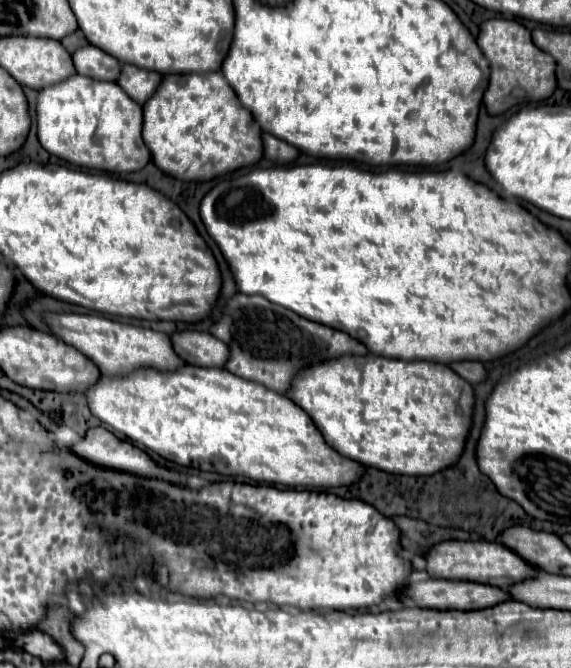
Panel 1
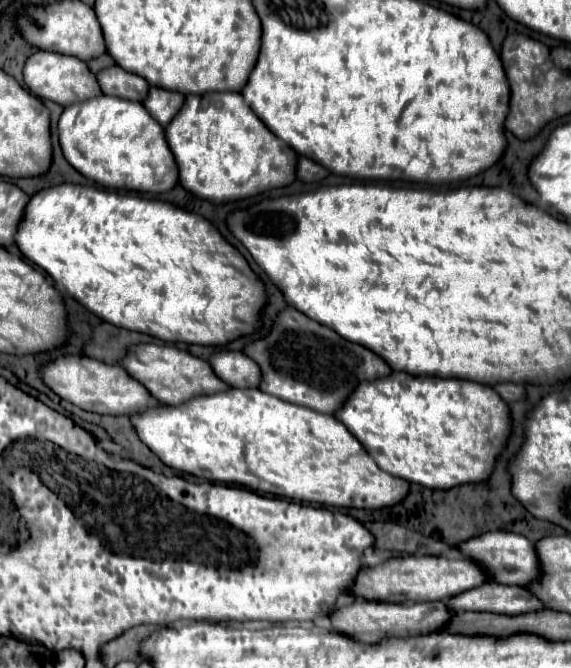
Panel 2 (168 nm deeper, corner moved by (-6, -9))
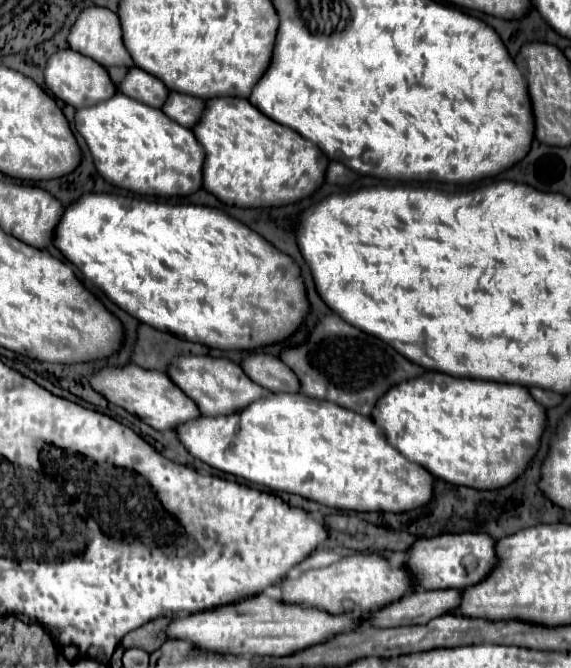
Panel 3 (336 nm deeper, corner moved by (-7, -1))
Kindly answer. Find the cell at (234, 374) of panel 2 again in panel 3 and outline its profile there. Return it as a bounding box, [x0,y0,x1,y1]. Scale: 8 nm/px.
[241,353,299,393]

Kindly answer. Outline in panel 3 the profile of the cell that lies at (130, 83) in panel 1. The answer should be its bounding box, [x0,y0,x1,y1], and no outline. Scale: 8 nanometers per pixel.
[161,91,205,127]

